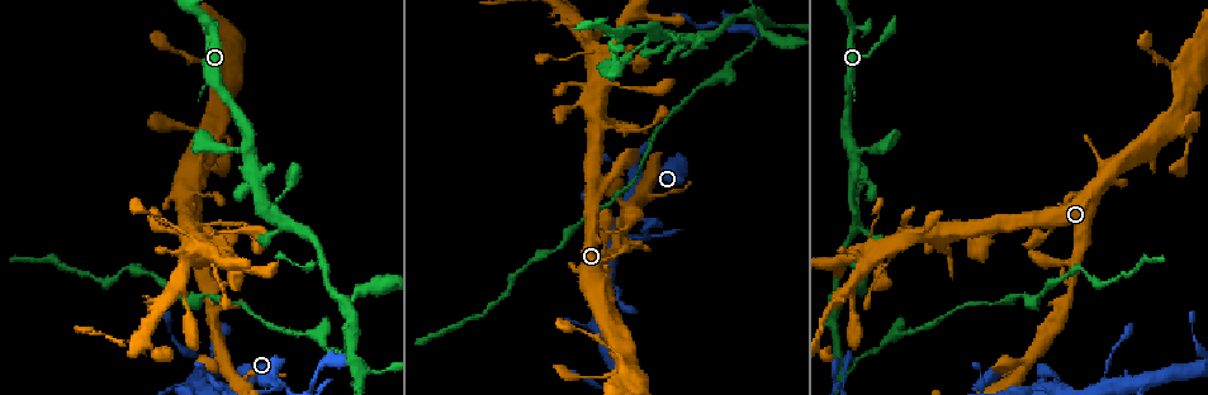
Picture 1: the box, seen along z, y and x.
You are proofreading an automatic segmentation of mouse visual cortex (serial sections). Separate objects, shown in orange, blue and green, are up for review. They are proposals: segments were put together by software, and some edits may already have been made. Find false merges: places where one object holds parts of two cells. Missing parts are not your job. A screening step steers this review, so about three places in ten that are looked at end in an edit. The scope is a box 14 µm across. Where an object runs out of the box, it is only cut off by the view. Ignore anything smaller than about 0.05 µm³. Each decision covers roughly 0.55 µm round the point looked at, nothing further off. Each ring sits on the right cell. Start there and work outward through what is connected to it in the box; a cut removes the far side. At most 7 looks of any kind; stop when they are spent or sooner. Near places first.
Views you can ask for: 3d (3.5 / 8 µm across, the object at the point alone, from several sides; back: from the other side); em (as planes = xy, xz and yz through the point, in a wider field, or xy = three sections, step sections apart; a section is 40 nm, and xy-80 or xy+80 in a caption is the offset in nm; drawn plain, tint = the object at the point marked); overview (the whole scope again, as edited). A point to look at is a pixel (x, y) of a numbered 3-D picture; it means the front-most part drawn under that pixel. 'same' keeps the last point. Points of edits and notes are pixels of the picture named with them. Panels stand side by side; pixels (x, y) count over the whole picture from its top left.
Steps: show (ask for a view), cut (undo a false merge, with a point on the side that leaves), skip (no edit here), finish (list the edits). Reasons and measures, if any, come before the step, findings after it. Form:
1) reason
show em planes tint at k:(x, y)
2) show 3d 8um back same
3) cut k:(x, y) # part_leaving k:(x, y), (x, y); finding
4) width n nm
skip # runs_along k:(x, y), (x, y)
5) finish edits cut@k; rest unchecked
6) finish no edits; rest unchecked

sharp bend
show 3d 8um at 1:(269, 214)

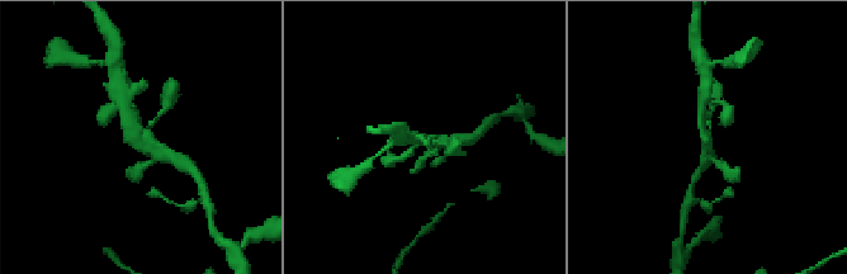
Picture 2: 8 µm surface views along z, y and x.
arms 4; arm_widths 100, 150, 250, 300 nm; now the EM
show em xy step 2 tint at 2:(709, 142)

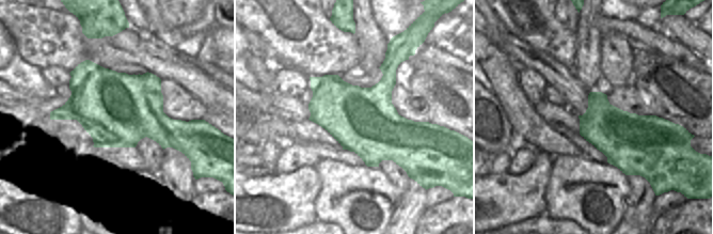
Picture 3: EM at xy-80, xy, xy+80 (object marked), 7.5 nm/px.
skip # runs_along 2:(127, 110), (133, 135), (174, 157); one cell here

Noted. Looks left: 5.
abrupt turn
show 3d 3.5um at 1:(348, 305)

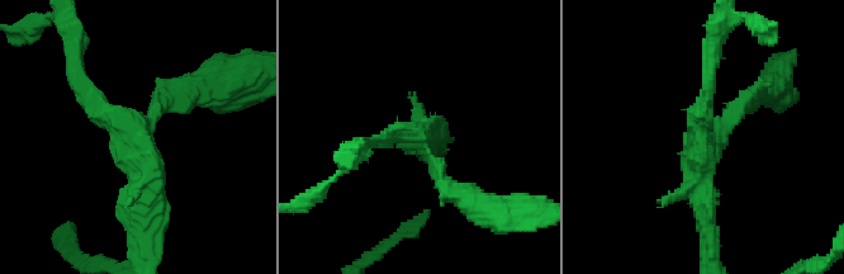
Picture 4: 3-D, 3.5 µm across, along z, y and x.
show em xy step 5 tint at 4:(421, 137)

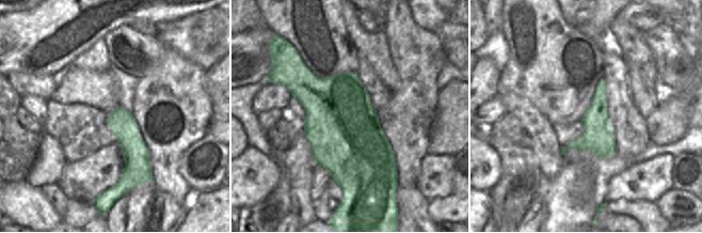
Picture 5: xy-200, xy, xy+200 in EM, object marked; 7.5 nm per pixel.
show em xy step 1 tint same

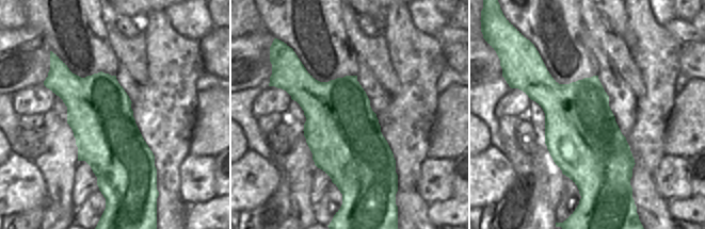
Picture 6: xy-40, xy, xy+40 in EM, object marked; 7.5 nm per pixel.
skip # runs_along 4:(79, 79), (137, 138), (145, 223); all the same cell

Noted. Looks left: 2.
looks like a crossing
show 3d 3.5um at 1:(355, 367)

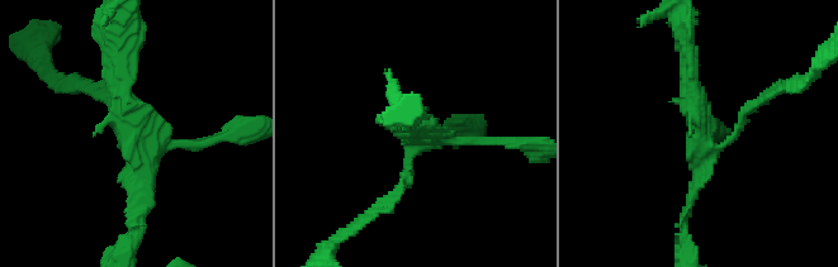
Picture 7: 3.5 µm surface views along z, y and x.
arm_widths 150, 150, 150, 250 nm
cut 7:(397, 194) # part_leaving 7:(407, 170), (407, 180), (334, 244); two cells meet here

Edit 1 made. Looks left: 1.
finish edits cut@7; rest unchecked

